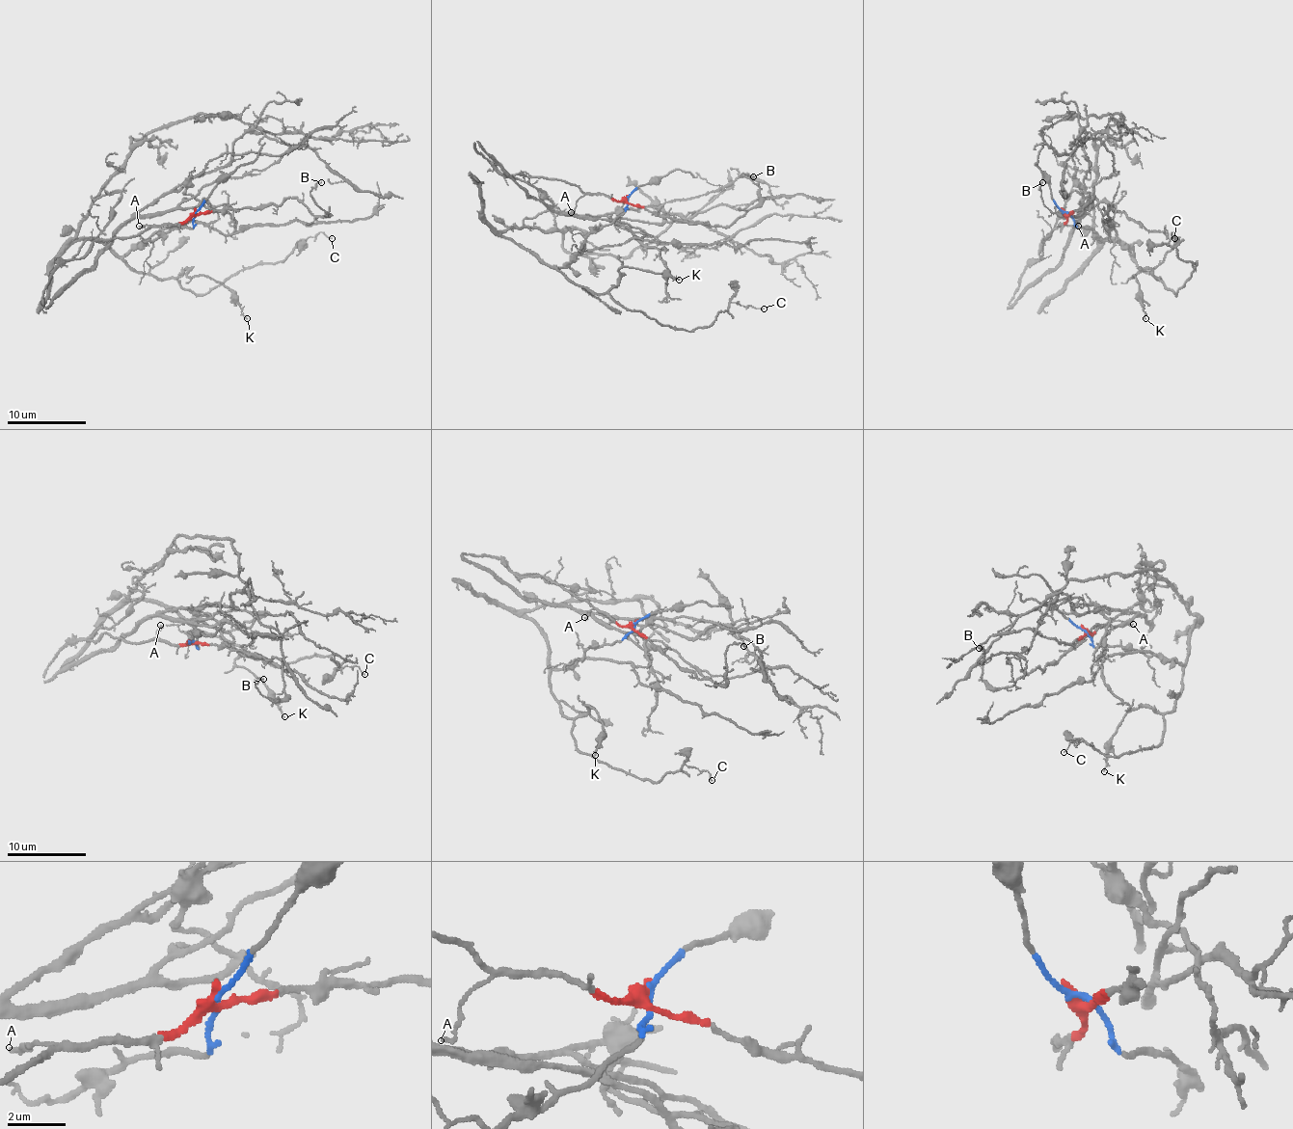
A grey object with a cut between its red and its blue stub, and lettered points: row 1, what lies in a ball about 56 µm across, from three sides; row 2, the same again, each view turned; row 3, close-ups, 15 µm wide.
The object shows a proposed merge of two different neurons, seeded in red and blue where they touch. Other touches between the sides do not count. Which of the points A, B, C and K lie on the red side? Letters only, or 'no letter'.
A, B

